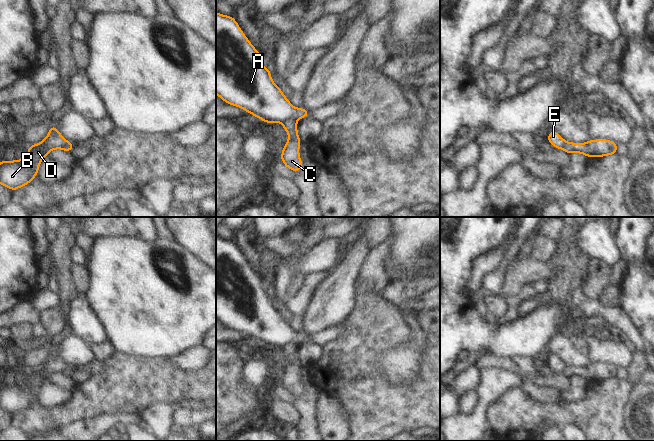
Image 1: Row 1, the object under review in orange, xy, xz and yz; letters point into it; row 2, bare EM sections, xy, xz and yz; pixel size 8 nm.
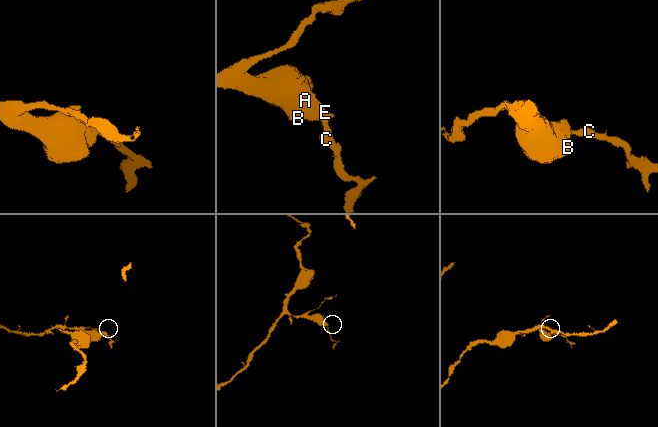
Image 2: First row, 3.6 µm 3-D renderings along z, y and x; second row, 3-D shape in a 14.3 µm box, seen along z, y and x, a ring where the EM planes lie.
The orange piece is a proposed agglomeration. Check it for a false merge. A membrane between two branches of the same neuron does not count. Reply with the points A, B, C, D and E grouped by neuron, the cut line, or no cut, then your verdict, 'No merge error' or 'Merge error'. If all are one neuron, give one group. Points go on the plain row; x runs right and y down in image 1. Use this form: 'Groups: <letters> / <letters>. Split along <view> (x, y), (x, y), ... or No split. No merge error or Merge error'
Groups: A B D E / C. Split along xz (296, 343), (285, 343), (281, 347). Merge error

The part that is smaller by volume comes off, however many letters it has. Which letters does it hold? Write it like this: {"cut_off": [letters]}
{"cut_off": ["C"]}

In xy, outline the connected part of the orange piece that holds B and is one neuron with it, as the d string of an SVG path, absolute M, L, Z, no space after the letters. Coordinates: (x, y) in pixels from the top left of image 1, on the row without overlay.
M51 349L46 362L28 370L28 378L22 384L0 385L0 407L16 416L37 400L41 384L48 381L51 374L62 373L65 369L75 370L59 357L56 350Z

